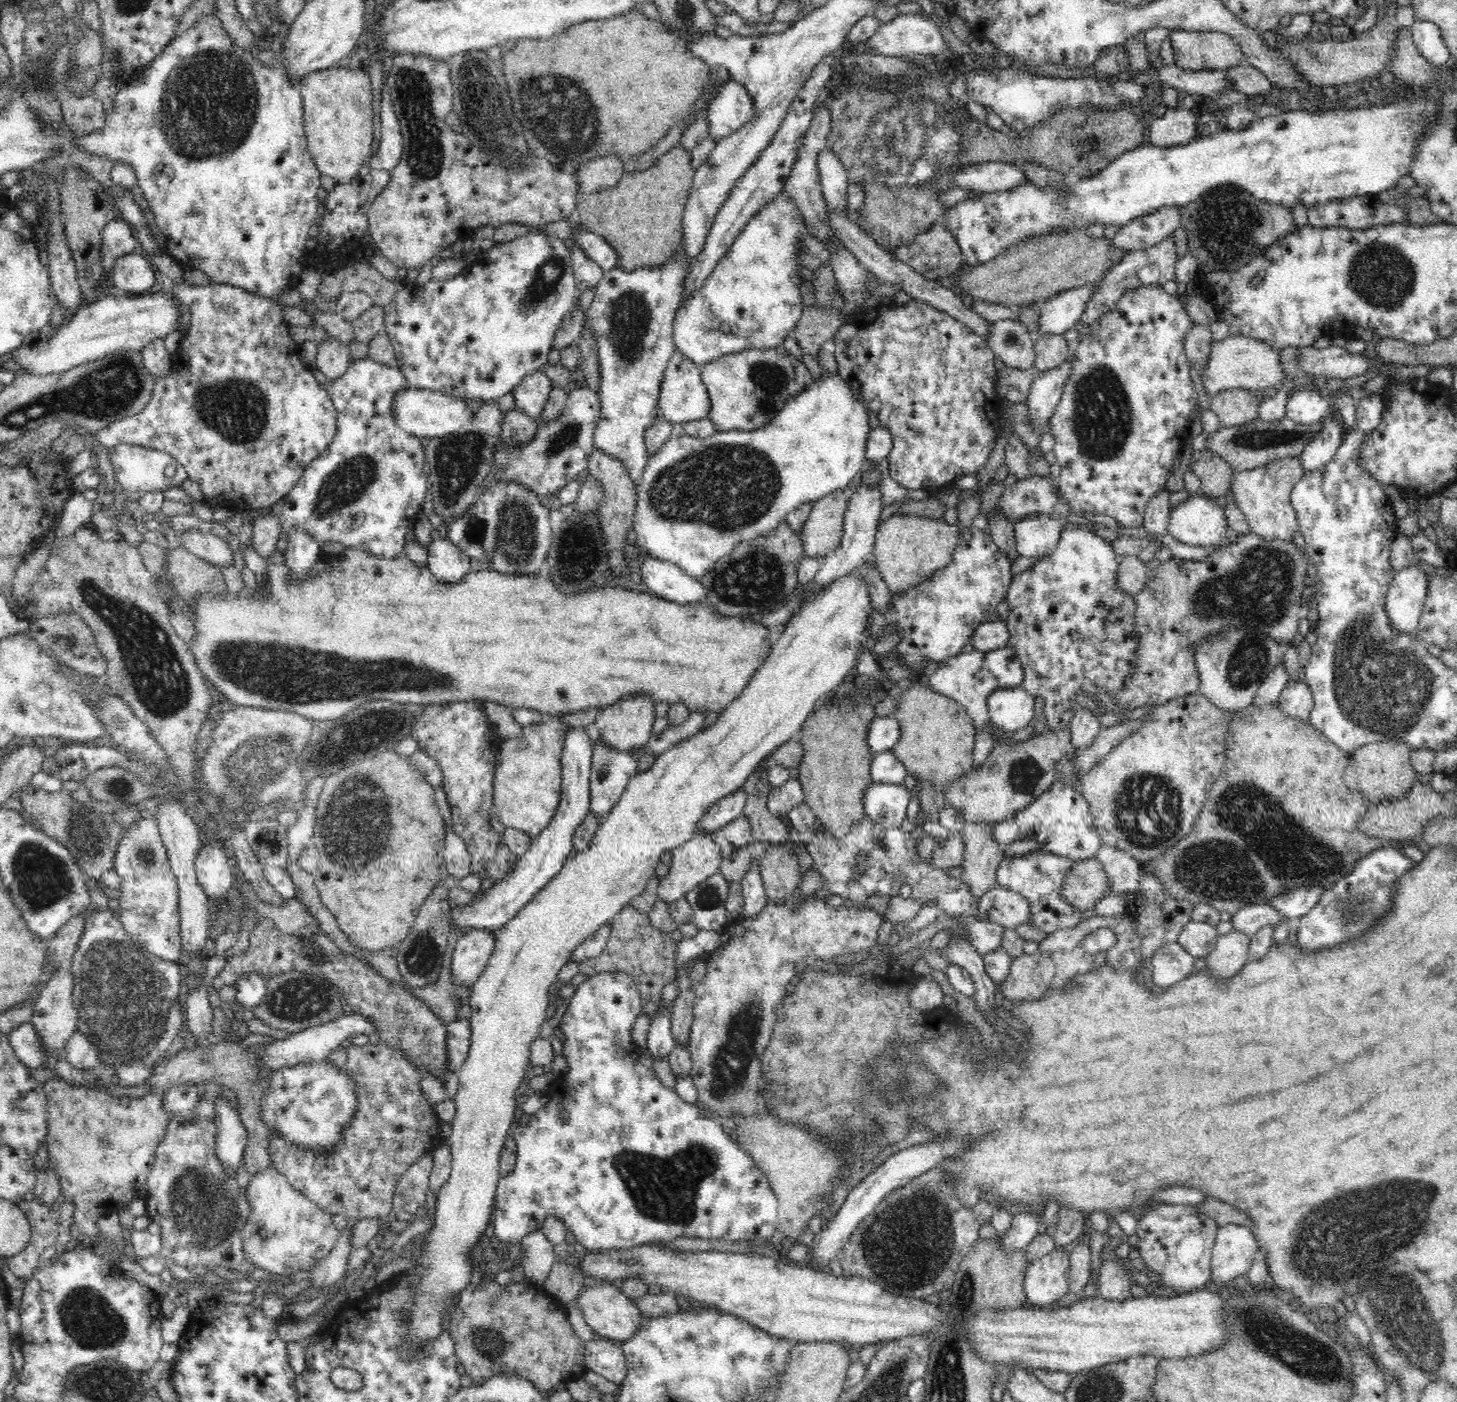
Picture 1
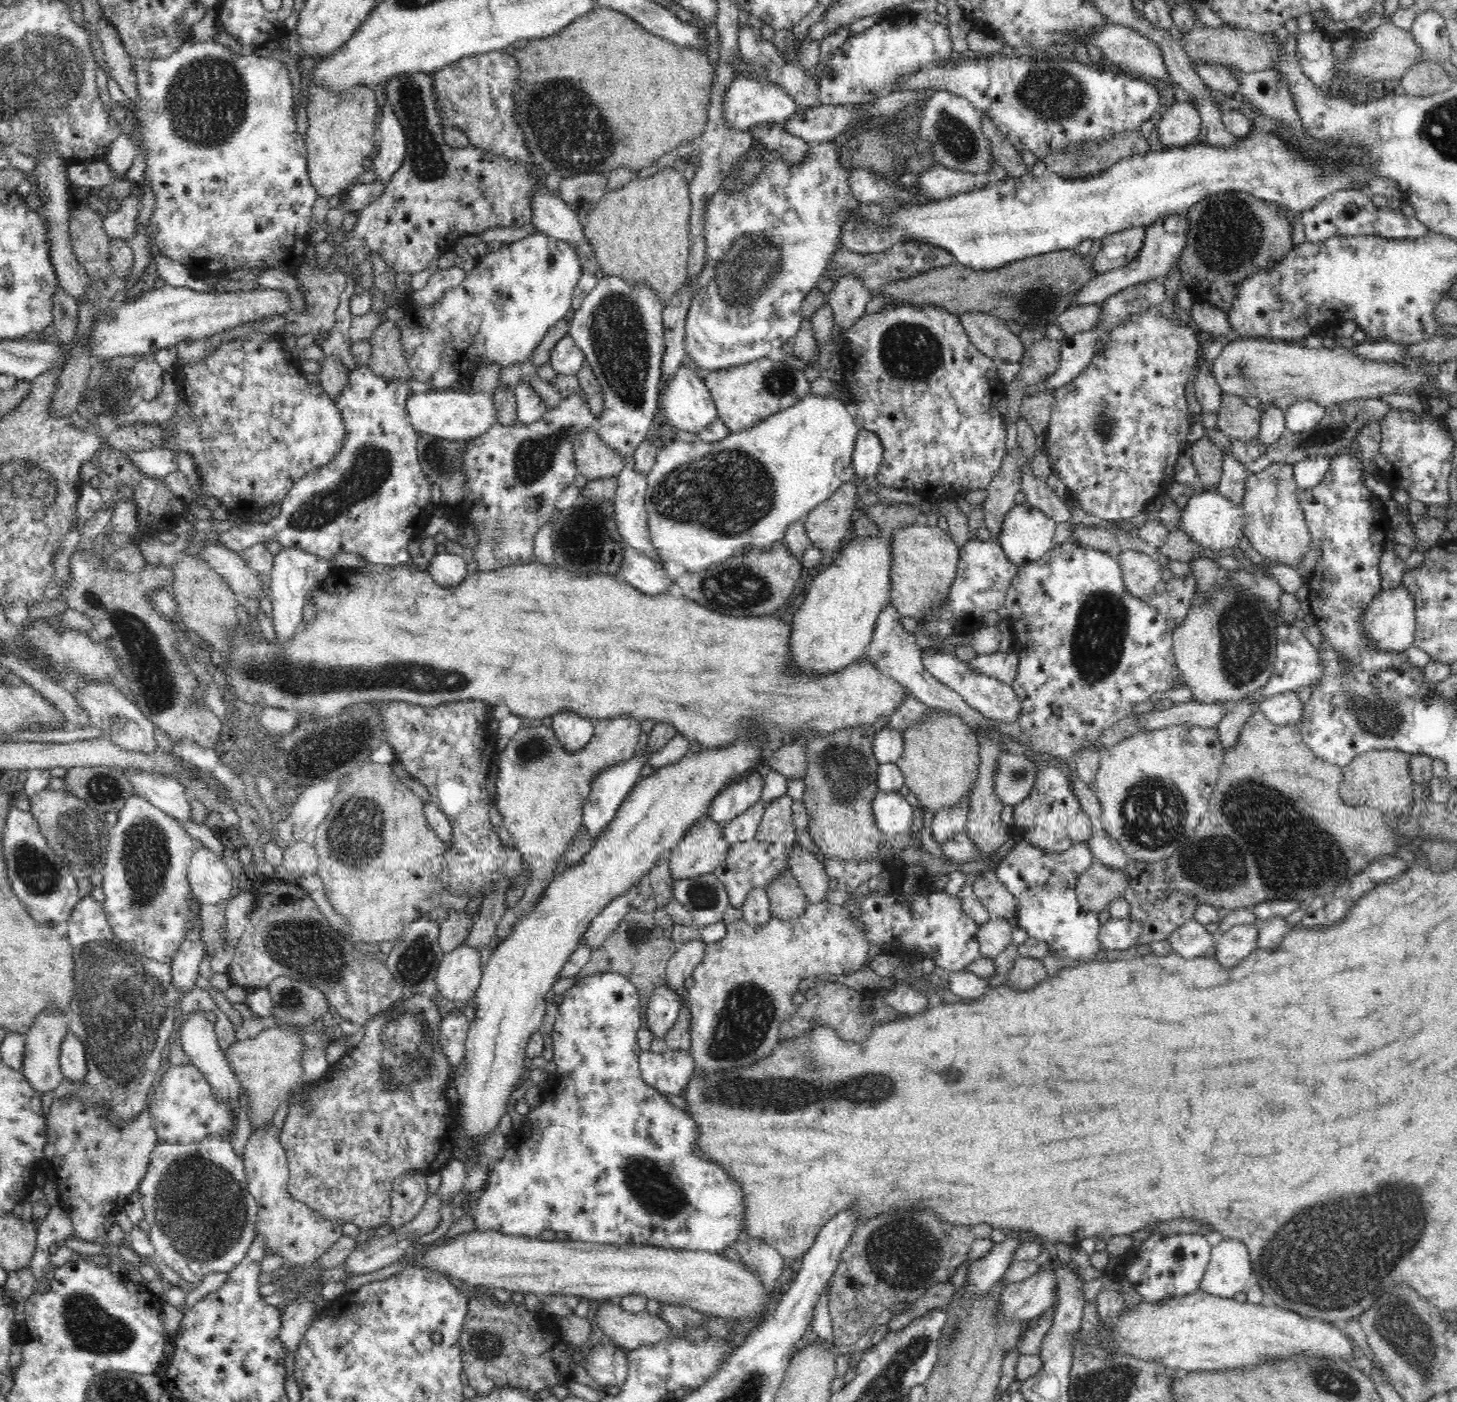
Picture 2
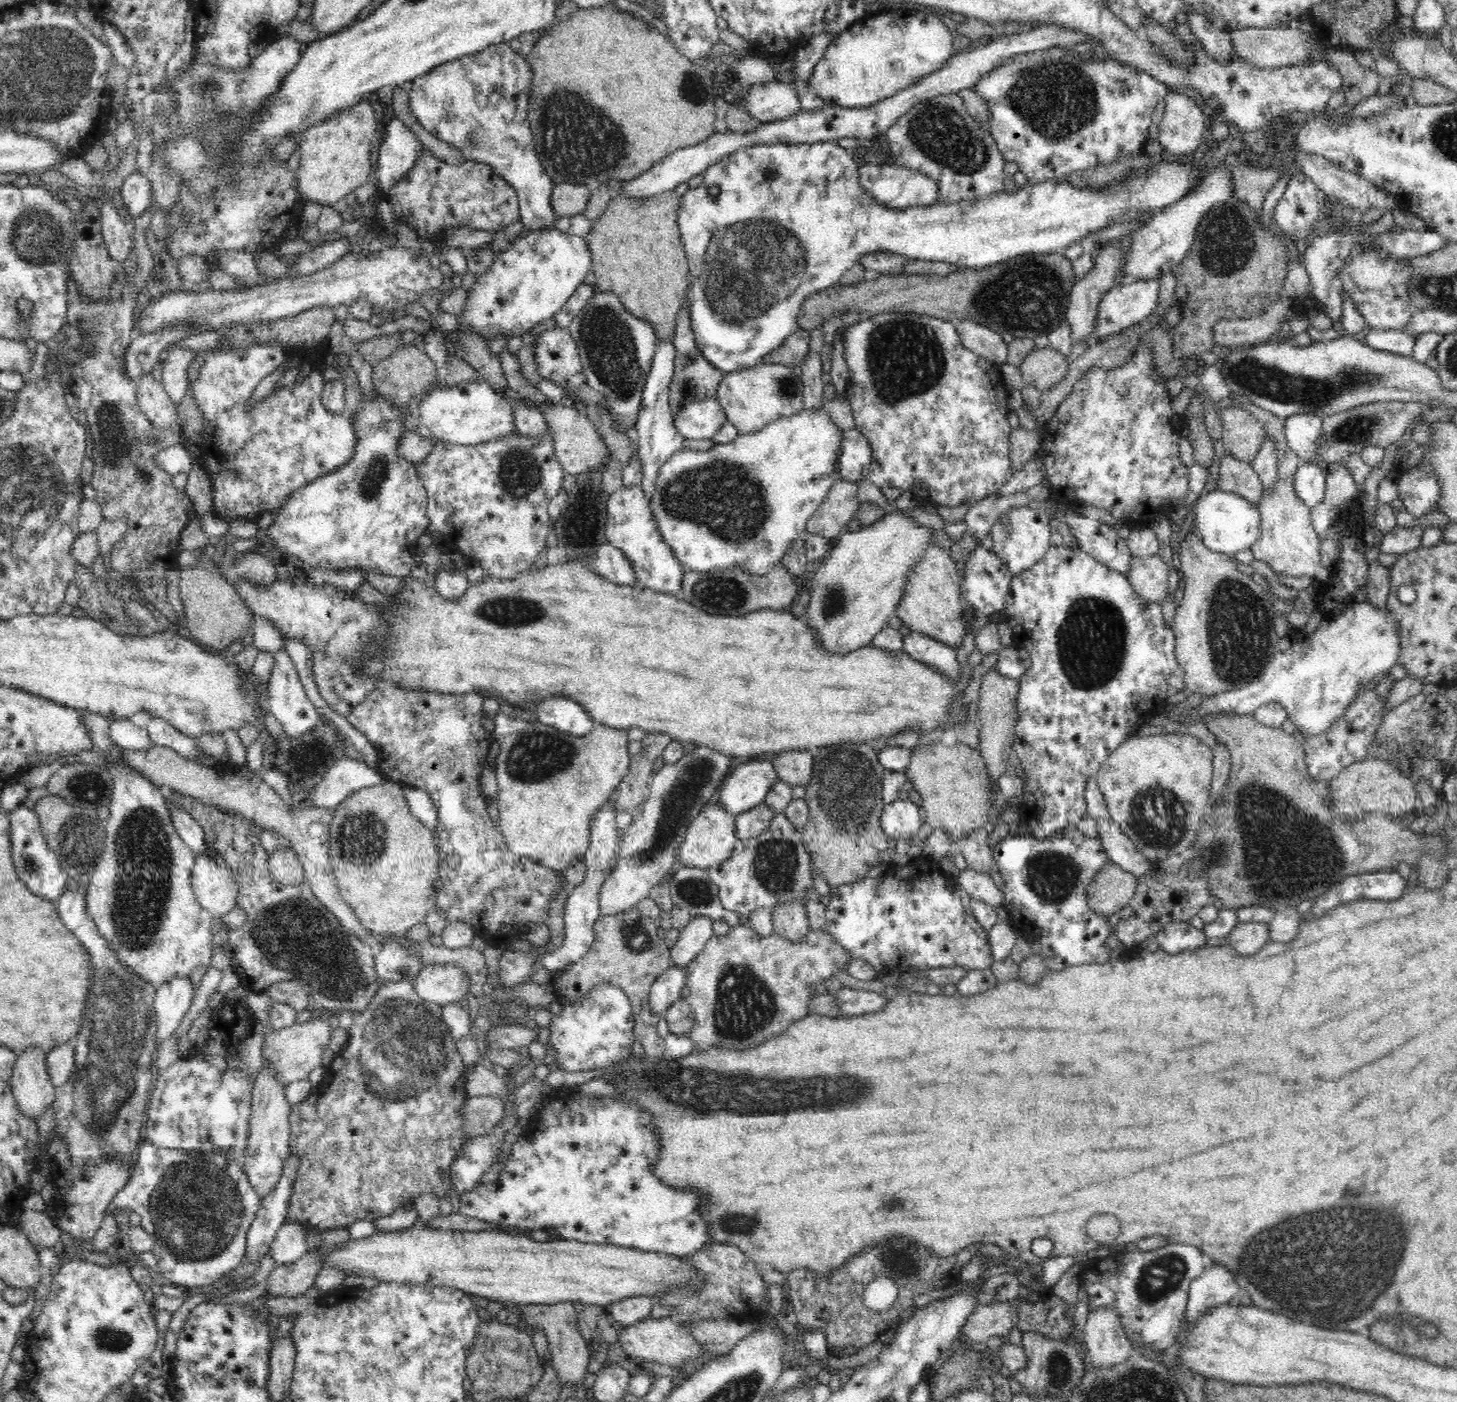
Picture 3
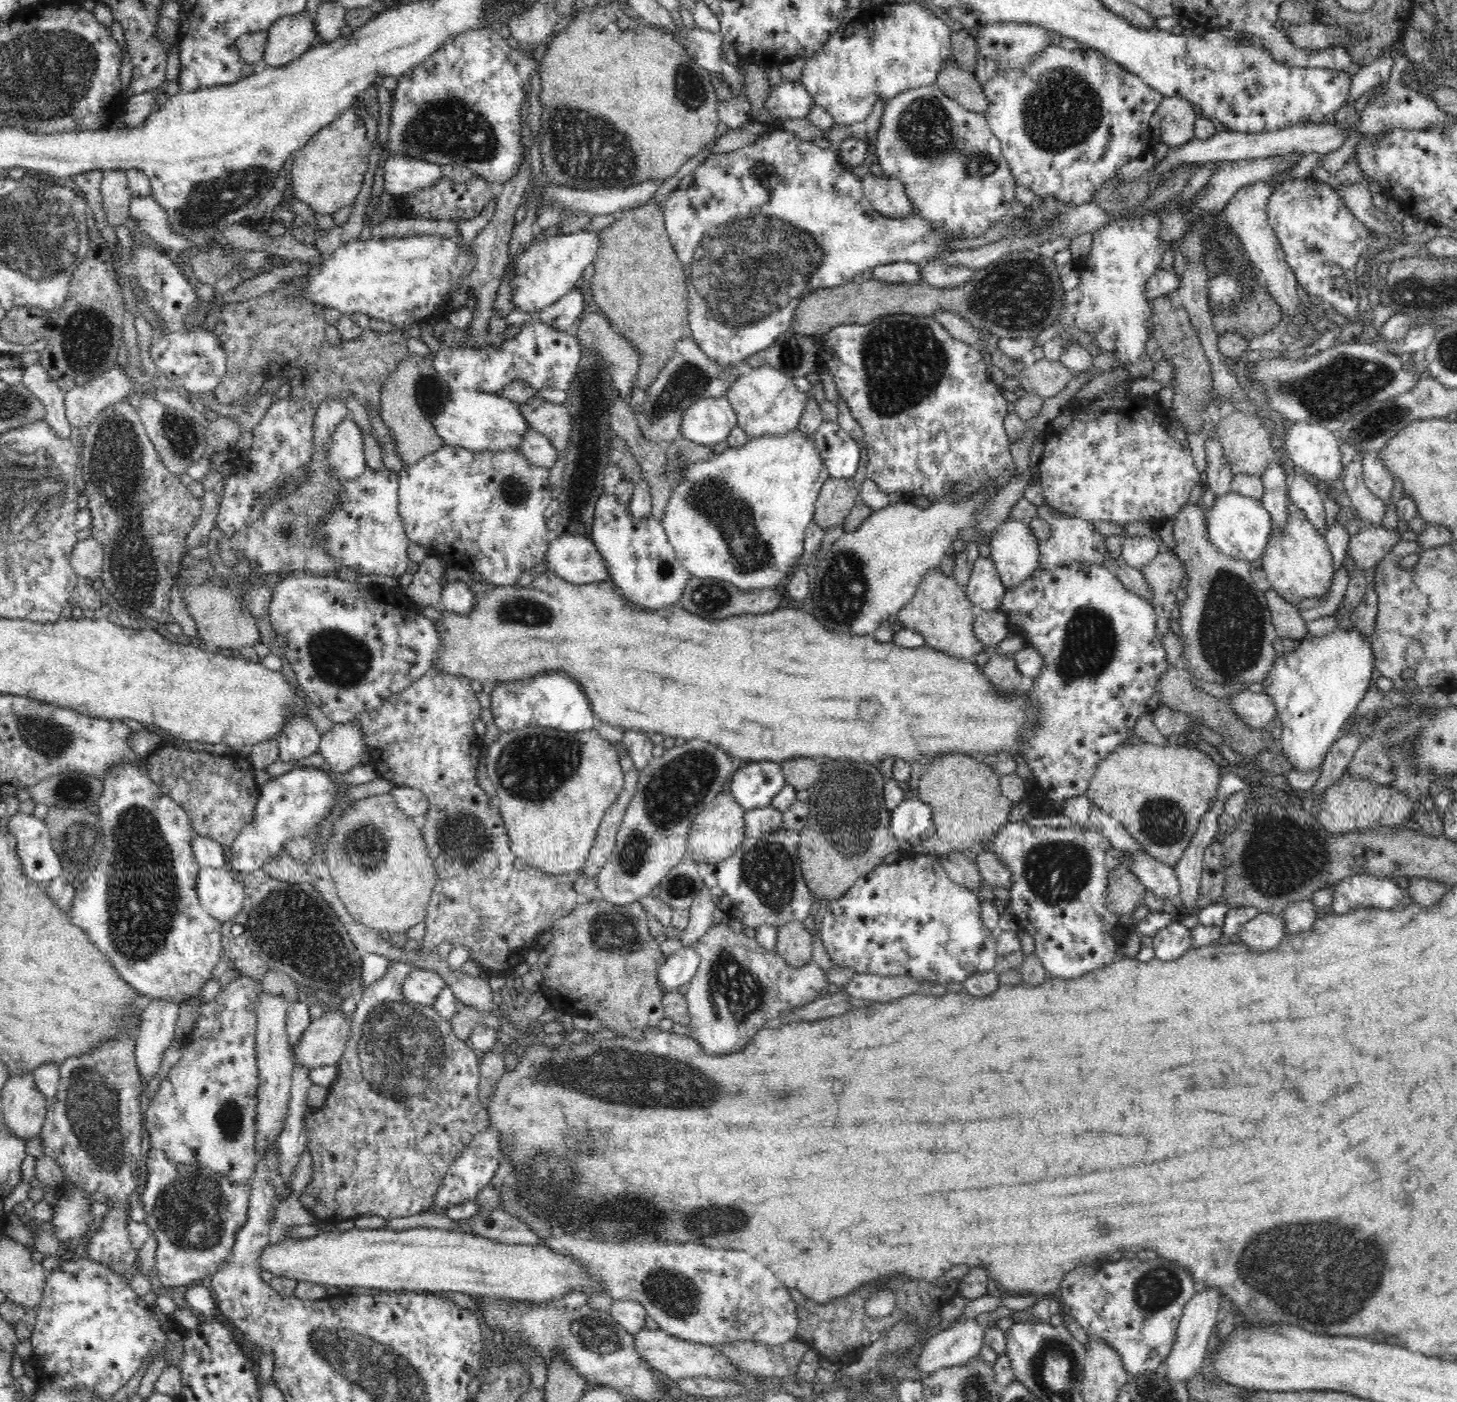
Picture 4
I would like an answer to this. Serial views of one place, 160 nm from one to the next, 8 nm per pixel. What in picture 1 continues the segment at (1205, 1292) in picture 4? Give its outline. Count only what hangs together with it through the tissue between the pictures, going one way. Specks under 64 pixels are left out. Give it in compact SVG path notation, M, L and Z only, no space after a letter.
M1247 1226L1220 1227L1211 1254L1211 1287L1227 1289L1235 1278L1250 1271L1260 1252L1258 1240Z

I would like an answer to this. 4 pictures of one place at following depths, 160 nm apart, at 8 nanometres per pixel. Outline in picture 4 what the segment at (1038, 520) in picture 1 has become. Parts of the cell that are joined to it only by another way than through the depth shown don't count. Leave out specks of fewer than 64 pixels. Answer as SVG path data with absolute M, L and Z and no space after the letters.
M1013 517L1002 524L995 535L990 539L991 557L1000 575L1001 581L1007 590L1016 588L1039 566L1039 550L1038 545L1040 540L1036 538L1031 531L1031 526L1028 523L1016 521Z

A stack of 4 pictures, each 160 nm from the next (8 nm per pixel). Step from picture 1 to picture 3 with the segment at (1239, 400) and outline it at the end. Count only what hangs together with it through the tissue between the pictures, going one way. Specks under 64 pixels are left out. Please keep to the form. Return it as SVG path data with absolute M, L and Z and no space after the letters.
M1230 406L1219 413L1223 422L1224 449L1234 458L1252 463L1267 436L1265 428L1243 408Z

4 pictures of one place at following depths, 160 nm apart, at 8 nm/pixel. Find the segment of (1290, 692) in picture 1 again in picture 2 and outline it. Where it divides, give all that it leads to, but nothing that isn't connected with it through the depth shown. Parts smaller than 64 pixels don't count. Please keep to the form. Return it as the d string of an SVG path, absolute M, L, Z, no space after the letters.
M1297 693L1270 696L1261 702L1259 707L1266 719L1276 725L1299 723L1304 708Z

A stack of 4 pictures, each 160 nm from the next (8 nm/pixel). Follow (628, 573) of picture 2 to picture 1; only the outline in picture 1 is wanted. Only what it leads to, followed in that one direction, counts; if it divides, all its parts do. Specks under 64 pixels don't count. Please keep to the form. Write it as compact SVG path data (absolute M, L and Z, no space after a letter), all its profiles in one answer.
M646 557L640 568L641 578L658 597L678 604L700 602L706 598L706 589L692 576L672 562Z

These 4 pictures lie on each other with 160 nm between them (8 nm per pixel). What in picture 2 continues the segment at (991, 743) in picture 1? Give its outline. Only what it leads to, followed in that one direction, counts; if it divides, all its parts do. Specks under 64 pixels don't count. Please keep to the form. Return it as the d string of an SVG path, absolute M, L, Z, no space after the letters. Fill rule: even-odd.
M996 651L990 655L978 655L968 664L977 672L1011 686L1017 678L1019 657L1013 651L1008 653ZM962 802L952 808L944 808L934 814L931 834L940 849L952 836L965 828L969 813L969 803Z

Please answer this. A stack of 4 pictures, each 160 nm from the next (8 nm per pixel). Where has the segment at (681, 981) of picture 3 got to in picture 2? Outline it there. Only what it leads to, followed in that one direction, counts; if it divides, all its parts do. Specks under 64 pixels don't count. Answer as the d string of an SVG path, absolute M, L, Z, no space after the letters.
M666 983L652 991L647 1006L647 1027L654 1036L664 1038L678 1018L681 1003L678 993Z

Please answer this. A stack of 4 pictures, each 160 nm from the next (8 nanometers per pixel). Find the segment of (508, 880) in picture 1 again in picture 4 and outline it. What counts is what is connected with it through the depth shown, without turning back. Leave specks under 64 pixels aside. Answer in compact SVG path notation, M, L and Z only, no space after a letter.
M544 672L524 682L498 682L492 684L490 706L494 724L501 733L526 726L547 727L564 732L582 732L597 724L590 699L584 690L564 672Z

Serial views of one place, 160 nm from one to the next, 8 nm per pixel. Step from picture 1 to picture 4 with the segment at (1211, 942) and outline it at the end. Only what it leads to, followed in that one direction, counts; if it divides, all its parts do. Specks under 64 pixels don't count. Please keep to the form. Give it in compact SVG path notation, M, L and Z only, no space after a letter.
M1174 921L1152 937L1152 946L1156 958L1176 960L1191 948L1190 930Z

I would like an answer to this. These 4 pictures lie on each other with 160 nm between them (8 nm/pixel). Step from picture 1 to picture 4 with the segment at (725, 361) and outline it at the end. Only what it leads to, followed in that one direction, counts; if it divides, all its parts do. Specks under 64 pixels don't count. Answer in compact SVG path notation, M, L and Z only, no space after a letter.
M760 366L752 369L747 376L738 376L726 392L732 409L736 411L737 426L742 428L749 438L780 436L797 430L808 396L808 393L798 390L792 378L773 366Z

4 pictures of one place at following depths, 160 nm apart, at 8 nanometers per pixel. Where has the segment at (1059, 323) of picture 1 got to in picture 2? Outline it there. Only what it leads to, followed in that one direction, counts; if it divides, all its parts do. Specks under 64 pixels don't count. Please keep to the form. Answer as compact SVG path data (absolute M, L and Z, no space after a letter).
M1167 215L1149 224L1146 230L1146 238L1142 250L1127 264L1112 271L1104 272L1100 276L1095 276L1090 282L1082 286L1072 306L1101 305L1106 297L1128 288L1132 285L1148 281L1163 280L1170 270L1172 264L1179 262L1182 252L1187 244L1188 216Z

